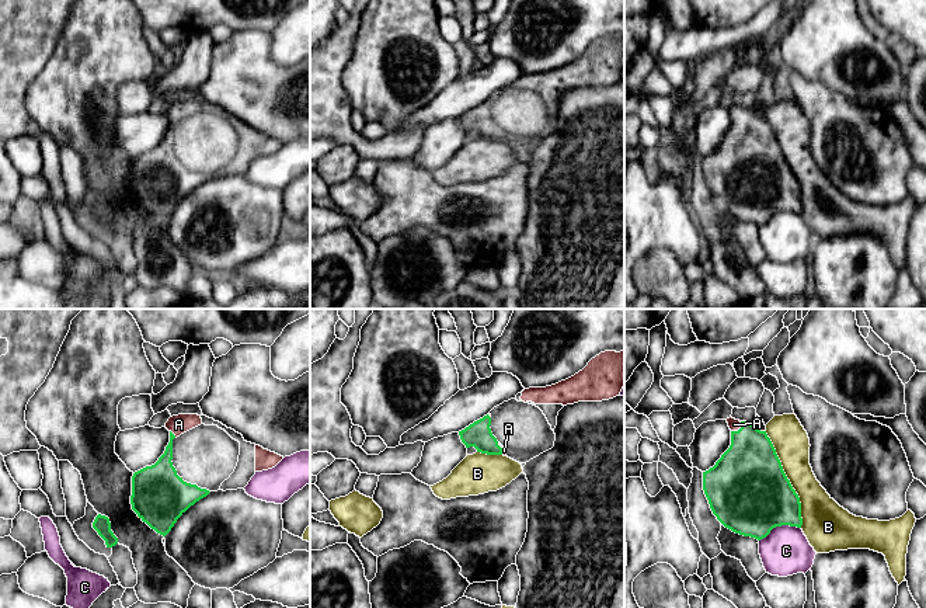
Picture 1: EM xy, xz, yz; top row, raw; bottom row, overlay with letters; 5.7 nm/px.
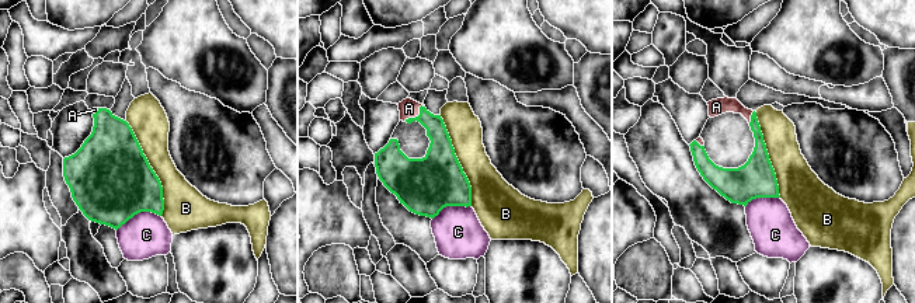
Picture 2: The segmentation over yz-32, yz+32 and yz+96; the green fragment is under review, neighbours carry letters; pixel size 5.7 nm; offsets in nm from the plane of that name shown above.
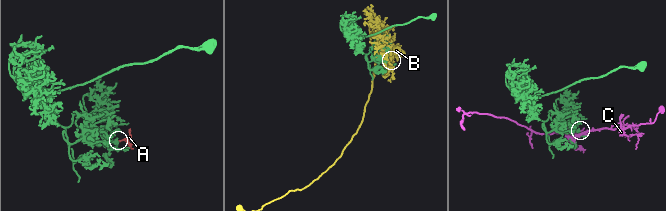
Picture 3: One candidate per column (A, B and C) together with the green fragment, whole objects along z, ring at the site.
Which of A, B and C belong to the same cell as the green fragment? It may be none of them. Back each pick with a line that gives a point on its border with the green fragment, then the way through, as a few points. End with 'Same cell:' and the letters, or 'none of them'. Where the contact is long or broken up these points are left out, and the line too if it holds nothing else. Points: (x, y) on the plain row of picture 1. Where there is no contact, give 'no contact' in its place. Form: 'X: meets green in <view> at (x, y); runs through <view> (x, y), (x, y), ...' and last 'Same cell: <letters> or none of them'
A: meets green in yz at (740, 114)
Same cell: A

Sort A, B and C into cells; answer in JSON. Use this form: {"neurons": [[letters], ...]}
{"neurons": [["A"], ["B"], ["C"]]}

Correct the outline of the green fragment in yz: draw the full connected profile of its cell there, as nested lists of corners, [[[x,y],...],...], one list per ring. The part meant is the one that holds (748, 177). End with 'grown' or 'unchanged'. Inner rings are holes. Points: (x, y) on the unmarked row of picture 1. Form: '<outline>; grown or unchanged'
[[[727,104],[731,131],[713,153],[703,157],[703,176],[717,205],[735,219],[758,226],[776,212],[801,213],[800,183],[787,164],[776,135],[766,117],[755,110]]]; grown

